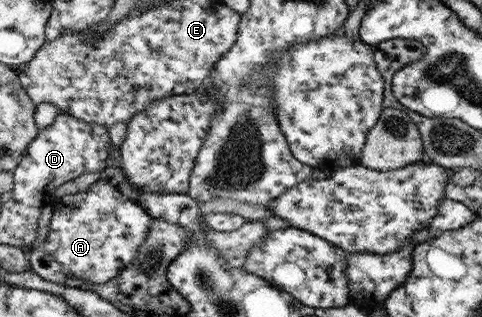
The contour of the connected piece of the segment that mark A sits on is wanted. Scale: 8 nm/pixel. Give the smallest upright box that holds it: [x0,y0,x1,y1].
[41,180,152,284]

